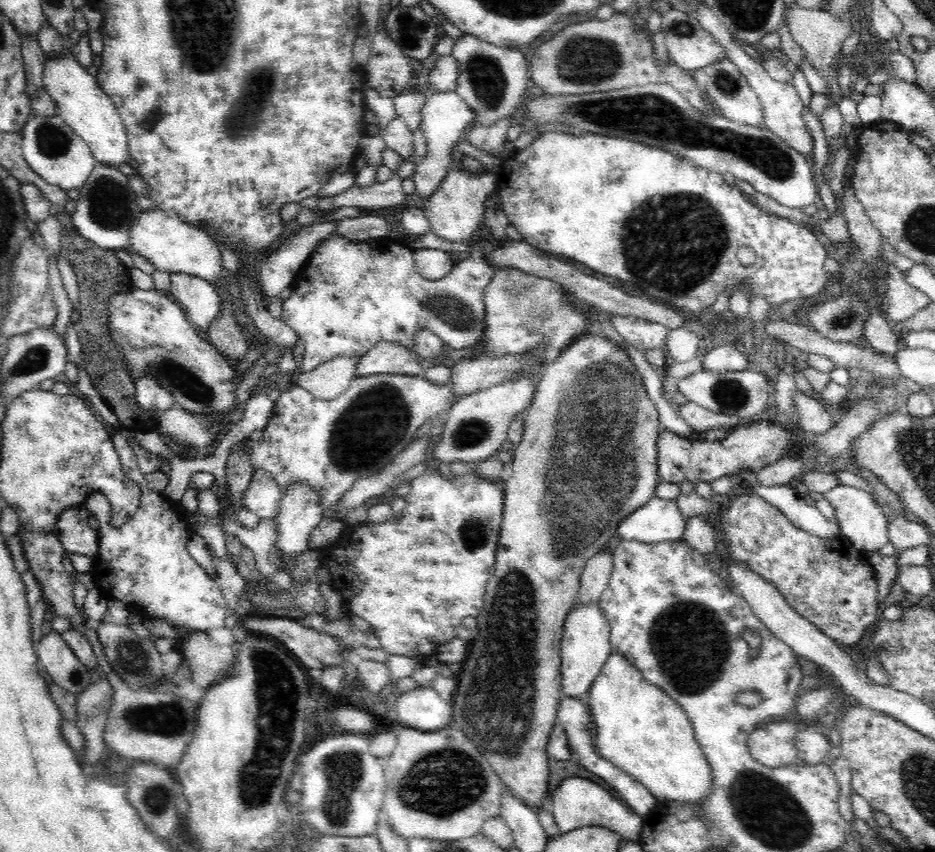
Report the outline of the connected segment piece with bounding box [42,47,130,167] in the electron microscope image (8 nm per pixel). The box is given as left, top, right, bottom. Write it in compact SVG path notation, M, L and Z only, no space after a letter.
M70 47L64 54L47 58L42 74L43 88L56 103L58 112L66 124L90 147L98 164L118 167L130 160L128 136L117 106L100 88L97 77L80 66Z

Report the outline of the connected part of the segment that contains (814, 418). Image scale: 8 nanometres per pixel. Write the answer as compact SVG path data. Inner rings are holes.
M798 389L793 396L793 402L799 426L811 435L824 434L834 423L835 414L830 413L816 398L807 396Z

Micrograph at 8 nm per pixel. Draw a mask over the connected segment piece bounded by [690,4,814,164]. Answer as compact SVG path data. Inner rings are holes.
M691 4L690 14L704 27L704 30L707 30L716 39L716 42L719 42L724 47L726 57L736 65L740 73L746 77L748 85L758 95L760 105L763 108L765 128L771 130L778 138L790 145L790 148L797 150L800 154L804 154L812 164L814 138L802 119L803 103L798 92L794 89L794 85L774 80L764 66L746 53L744 47L740 45L740 41L726 28L726 25L712 12L708 5L696 7Z

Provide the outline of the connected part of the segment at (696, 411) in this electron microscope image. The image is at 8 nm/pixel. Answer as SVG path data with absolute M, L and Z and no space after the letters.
M687 401L676 410L679 416L683 418L694 431L698 432L712 430L712 428L720 428L720 426L731 430L746 422L736 415L728 416L714 413L714 411L708 410L690 401Z

